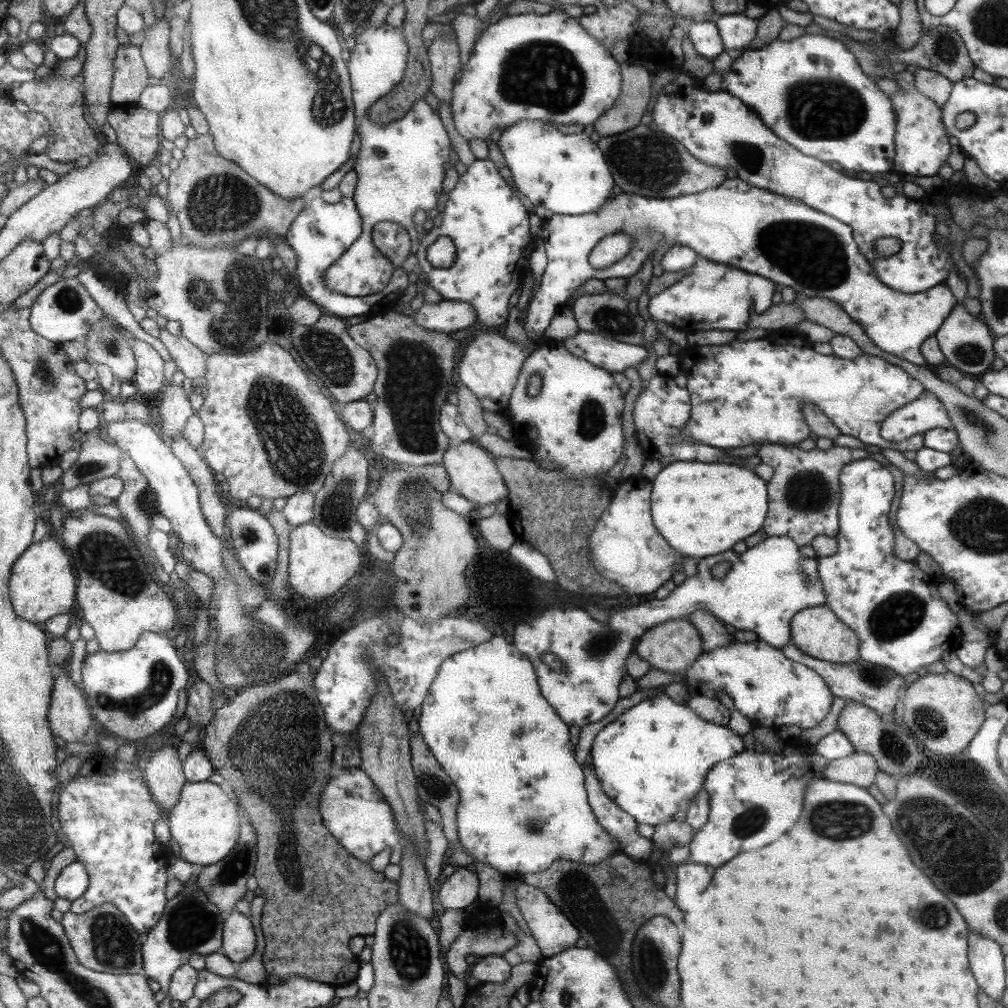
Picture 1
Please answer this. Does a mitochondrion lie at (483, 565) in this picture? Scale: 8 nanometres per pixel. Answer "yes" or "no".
no

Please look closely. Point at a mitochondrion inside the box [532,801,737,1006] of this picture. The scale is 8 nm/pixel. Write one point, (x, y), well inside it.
(653, 970)

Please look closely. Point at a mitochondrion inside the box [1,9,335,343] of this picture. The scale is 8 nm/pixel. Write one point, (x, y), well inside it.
(223, 204)

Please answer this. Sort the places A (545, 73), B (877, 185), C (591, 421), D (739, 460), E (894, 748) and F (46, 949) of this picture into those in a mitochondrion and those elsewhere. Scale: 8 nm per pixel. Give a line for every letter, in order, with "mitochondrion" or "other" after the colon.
A: mitochondrion
B: other
C: mitochondrion
D: other
E: mitochondrion
F: mitochondrion

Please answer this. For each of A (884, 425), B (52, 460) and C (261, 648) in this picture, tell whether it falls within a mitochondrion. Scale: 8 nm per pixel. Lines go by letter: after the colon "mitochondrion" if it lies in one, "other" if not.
A: other
B: other
C: mitochondrion

